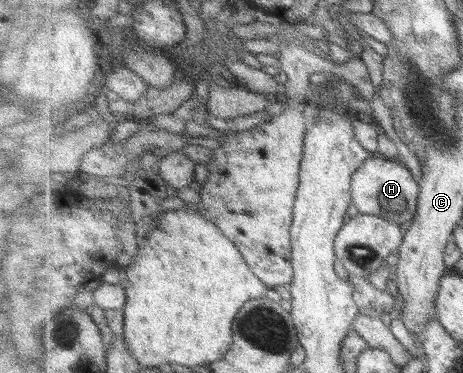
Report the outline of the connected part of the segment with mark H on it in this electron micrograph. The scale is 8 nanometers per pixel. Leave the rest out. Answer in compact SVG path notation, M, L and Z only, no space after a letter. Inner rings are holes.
M373 155L352 177L352 204L360 213L376 215L397 222L404 231L410 228L418 210L420 183L415 181L411 171L398 160Z

